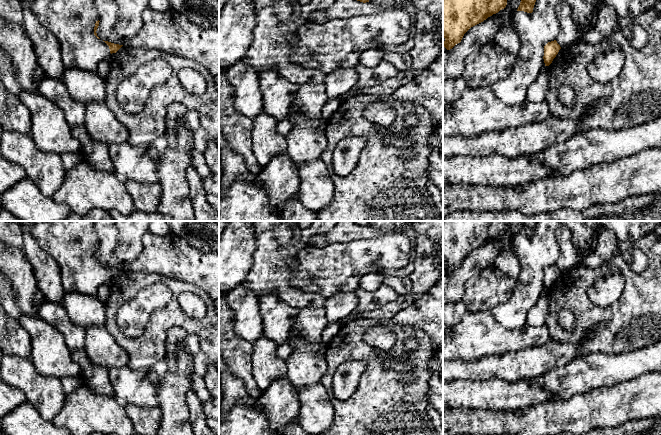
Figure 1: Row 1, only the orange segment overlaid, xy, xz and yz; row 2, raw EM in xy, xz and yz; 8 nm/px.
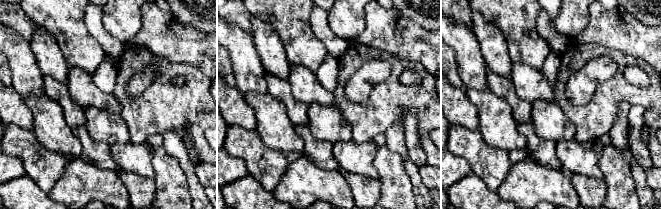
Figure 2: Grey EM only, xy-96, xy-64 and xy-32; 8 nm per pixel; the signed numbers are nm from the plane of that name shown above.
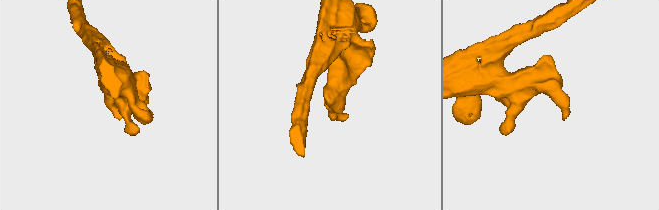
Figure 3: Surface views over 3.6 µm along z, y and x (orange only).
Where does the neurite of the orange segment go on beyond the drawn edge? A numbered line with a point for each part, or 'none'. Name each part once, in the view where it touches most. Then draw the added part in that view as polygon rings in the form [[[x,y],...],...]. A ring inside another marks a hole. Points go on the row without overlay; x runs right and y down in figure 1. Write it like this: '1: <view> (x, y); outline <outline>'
none

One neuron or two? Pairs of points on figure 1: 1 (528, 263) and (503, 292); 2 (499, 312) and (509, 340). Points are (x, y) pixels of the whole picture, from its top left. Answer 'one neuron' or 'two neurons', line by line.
1: two neurons
2: two neurons

